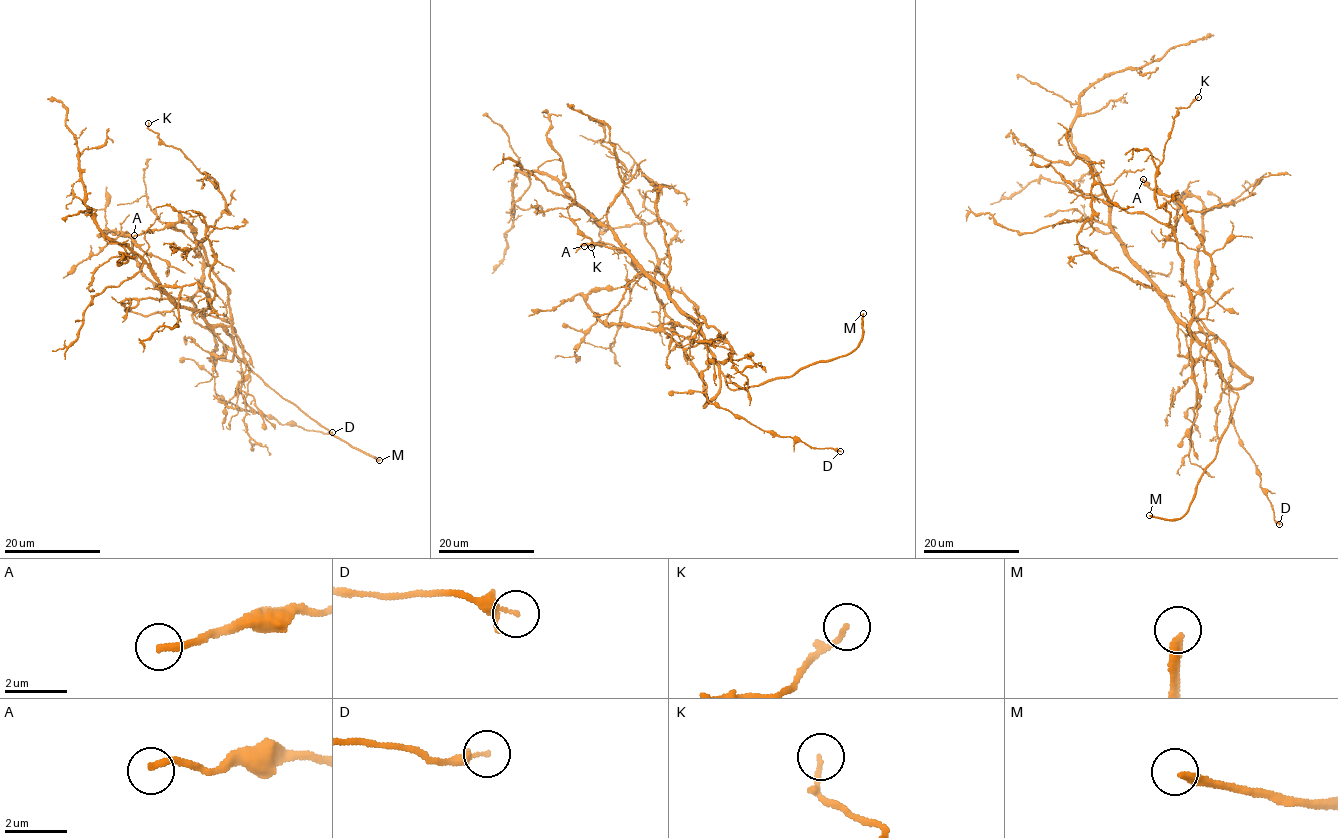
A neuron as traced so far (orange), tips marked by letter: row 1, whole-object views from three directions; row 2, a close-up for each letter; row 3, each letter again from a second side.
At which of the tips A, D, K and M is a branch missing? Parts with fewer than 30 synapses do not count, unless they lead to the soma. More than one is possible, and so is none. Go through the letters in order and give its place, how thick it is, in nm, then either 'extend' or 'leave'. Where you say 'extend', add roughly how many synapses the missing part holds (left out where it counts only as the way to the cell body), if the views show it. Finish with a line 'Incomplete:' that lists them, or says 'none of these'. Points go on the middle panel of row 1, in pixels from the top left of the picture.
A: at (584, 246); 200 nm thick; leave
D: at (840, 451); 200 nm thick; leave
K: at (591, 247); 140 nm thick; leave
M: at (863, 313); 280 nm thick; extend
Incomplete: M

